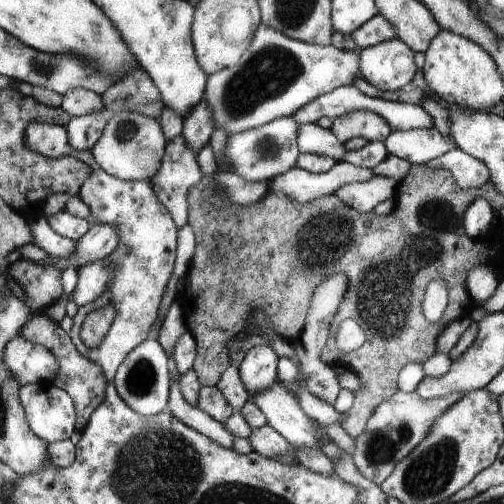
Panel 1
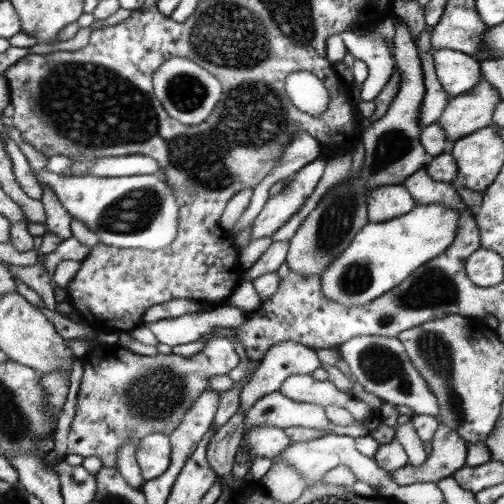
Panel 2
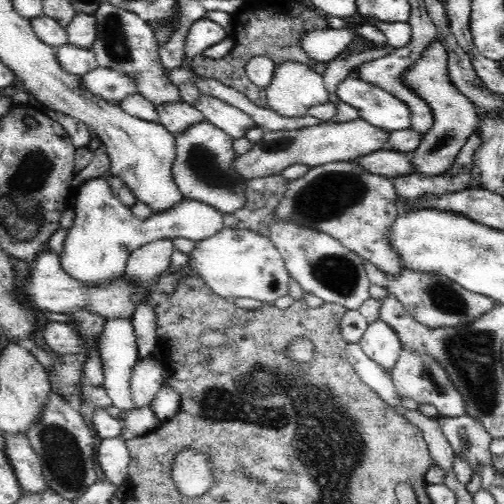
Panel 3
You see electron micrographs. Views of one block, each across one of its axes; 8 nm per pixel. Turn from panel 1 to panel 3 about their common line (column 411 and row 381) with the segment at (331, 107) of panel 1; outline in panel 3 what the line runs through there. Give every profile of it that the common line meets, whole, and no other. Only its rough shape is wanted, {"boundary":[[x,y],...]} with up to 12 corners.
{"boundary":[[112,318],[100,338],[104,388],[114,406],[136,410],[130,378],[138,338]]}

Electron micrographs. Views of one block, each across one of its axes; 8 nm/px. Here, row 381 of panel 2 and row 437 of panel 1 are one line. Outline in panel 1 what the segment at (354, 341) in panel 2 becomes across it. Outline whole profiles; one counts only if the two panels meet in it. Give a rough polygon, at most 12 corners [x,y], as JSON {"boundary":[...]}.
{"boundary":[[393,392],[351,454],[381,484],[463,394]]}

